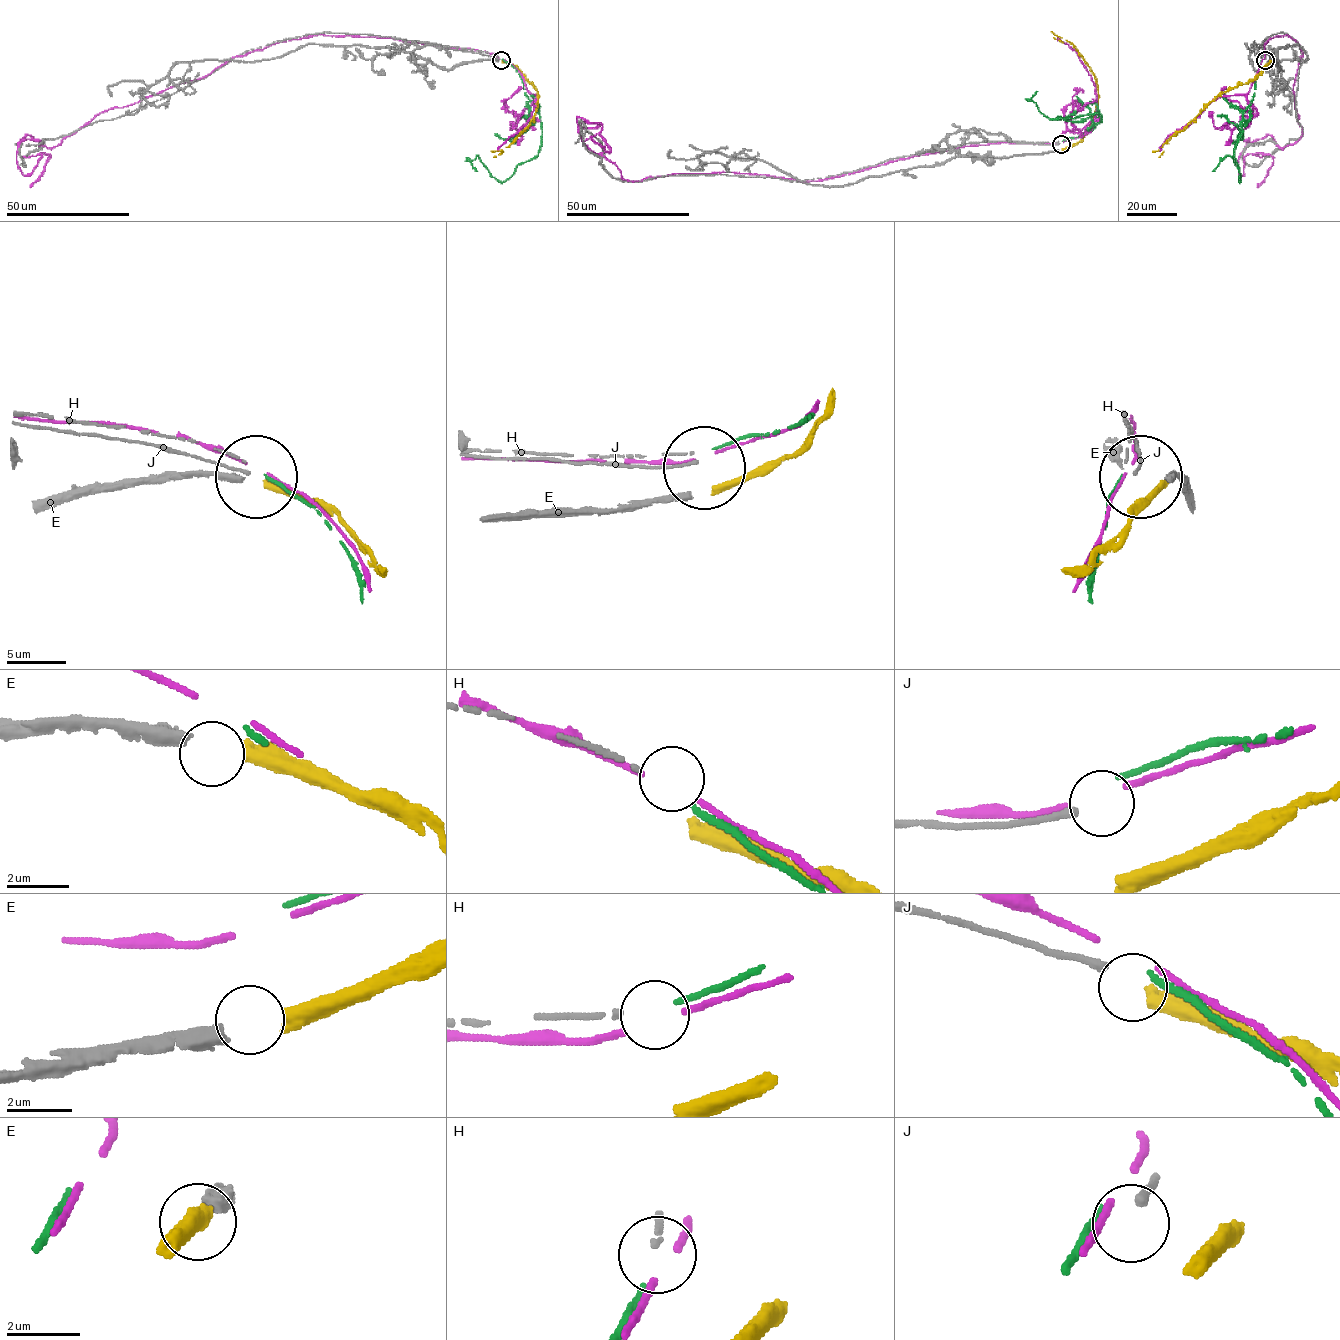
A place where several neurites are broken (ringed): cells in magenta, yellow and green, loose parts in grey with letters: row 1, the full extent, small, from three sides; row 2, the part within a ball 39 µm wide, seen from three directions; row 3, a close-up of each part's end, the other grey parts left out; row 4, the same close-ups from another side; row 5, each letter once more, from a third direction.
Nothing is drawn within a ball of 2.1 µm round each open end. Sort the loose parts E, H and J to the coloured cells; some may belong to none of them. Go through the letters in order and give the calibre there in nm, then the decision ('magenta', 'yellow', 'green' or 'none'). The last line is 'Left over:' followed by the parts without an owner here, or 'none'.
E: 550 nm | yellow
H: 140 nm | green
J: 260 nm | none
Left over: J

